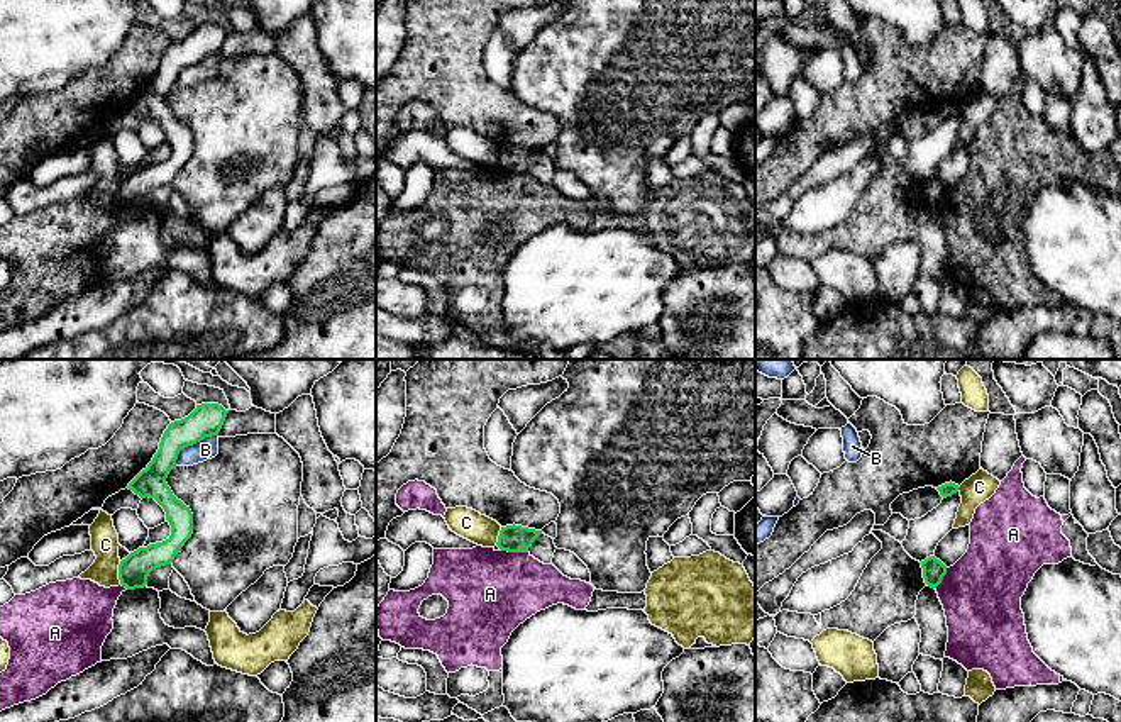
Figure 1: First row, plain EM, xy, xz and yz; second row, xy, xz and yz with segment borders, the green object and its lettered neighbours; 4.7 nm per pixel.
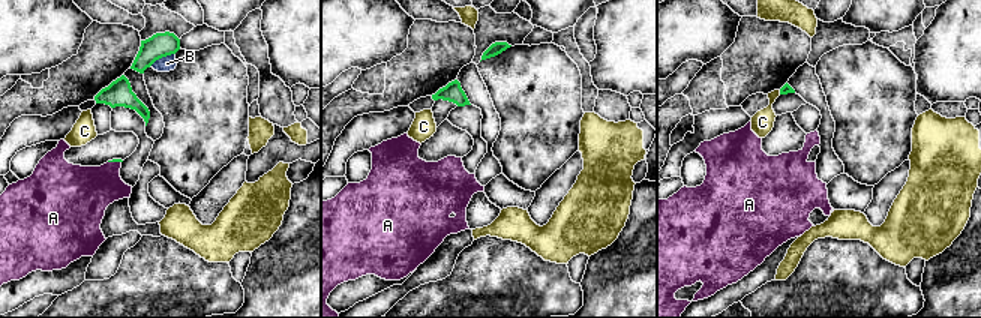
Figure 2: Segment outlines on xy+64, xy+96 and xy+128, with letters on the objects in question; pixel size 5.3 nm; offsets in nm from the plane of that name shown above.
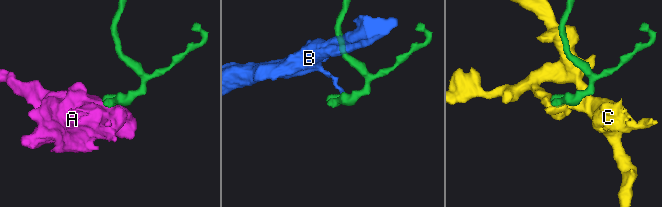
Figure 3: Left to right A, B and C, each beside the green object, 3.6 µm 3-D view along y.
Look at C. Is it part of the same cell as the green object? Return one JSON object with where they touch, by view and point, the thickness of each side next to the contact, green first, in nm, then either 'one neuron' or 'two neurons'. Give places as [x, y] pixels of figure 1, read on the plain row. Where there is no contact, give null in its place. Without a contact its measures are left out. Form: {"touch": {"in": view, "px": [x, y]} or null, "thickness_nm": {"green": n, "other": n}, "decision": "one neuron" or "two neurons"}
{"touch": {"in": "xy", "px": [119, 194]}, "thickness_nm": {"green": 140, "other": 130}, "decision": "two neurons"}

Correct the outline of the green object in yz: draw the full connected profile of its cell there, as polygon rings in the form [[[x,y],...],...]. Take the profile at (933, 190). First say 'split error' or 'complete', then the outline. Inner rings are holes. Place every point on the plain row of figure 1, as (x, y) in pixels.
complete | [[[930,176],[925,181],[921,181],[921,188],[925,203],[931,208],[936,208],[947,195],[947,186],[935,176]]]

